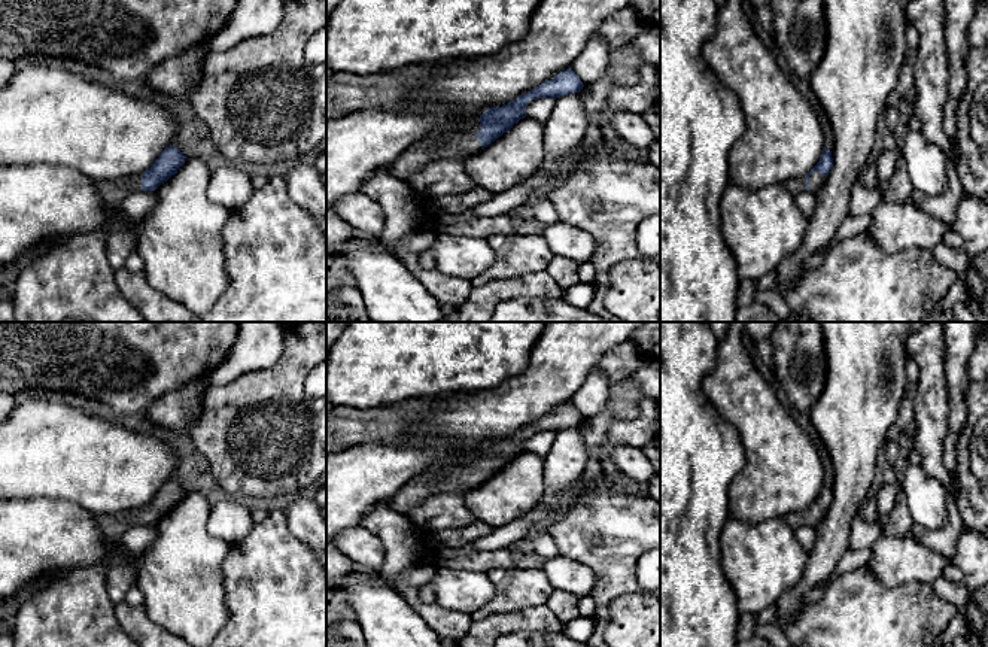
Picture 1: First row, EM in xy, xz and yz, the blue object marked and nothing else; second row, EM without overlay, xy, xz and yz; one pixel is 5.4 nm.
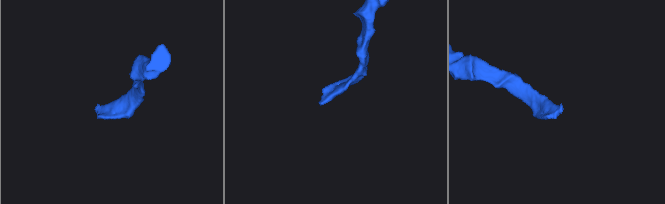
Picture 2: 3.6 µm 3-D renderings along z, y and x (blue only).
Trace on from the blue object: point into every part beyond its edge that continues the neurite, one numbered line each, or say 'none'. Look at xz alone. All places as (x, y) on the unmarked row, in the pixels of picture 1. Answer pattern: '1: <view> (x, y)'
1: xz (462, 477)

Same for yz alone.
1: yz (798, 519)

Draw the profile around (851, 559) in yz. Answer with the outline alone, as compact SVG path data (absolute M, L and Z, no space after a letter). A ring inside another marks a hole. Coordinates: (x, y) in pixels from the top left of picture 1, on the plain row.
M870 549L863 550L851 550L842 556L840 562L836 565L833 571L833 578L837 578L840 574L852 571L860 566L866 566L870 561Z

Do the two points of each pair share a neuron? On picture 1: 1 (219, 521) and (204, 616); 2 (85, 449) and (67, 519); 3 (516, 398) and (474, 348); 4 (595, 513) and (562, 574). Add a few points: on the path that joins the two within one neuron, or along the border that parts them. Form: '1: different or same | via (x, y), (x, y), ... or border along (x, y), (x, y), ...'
1: different | border along (210, 507), (207, 519), (209, 532), (230, 544)
2: different | border along (38, 497), (73, 501), (94, 516)
3: different | border along (529, 358), (520, 373), (491, 388), (470, 392)
4: different | border along (561, 555), (586, 564), (593, 571), (596, 582)

